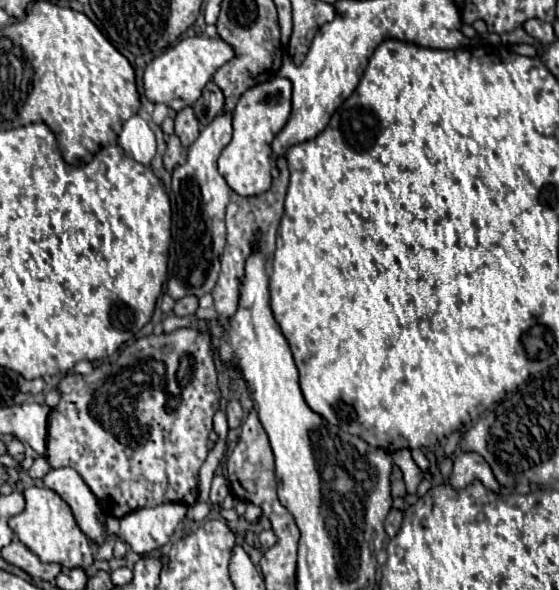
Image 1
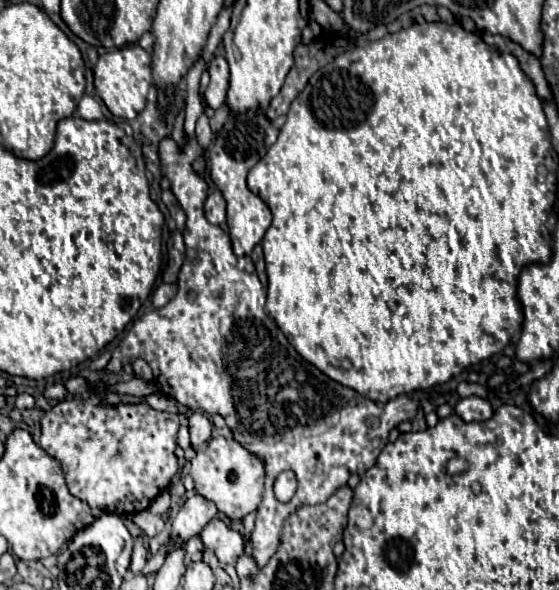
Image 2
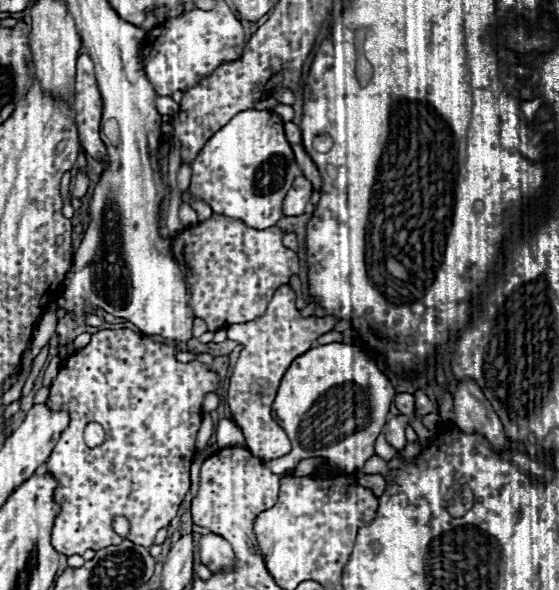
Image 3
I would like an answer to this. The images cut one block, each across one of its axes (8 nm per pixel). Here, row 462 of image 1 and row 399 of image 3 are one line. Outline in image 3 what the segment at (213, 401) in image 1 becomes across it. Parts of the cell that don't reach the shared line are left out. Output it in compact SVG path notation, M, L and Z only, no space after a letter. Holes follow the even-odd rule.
M128 328L100 330L92 334L92 342L86 348L78 350L62 364L52 382L48 406L66 408L70 412L70 424L46 460L46 470L58 480L54 496L60 504L60 514L54 520L52 546L60 554L84 554L86 550L102 550L124 540L150 548L156 532L166 528L178 514L190 490L190 464L196 452L196 432L202 422L202 400L208 392L218 388L218 374L198 360L186 364L178 362L176 352L180 350L170 344L140 338ZM88 422L100 422L106 430L106 440L98 448L84 444L82 432ZM116 516L124 516L130 522L126 536L114 532L112 522Z

